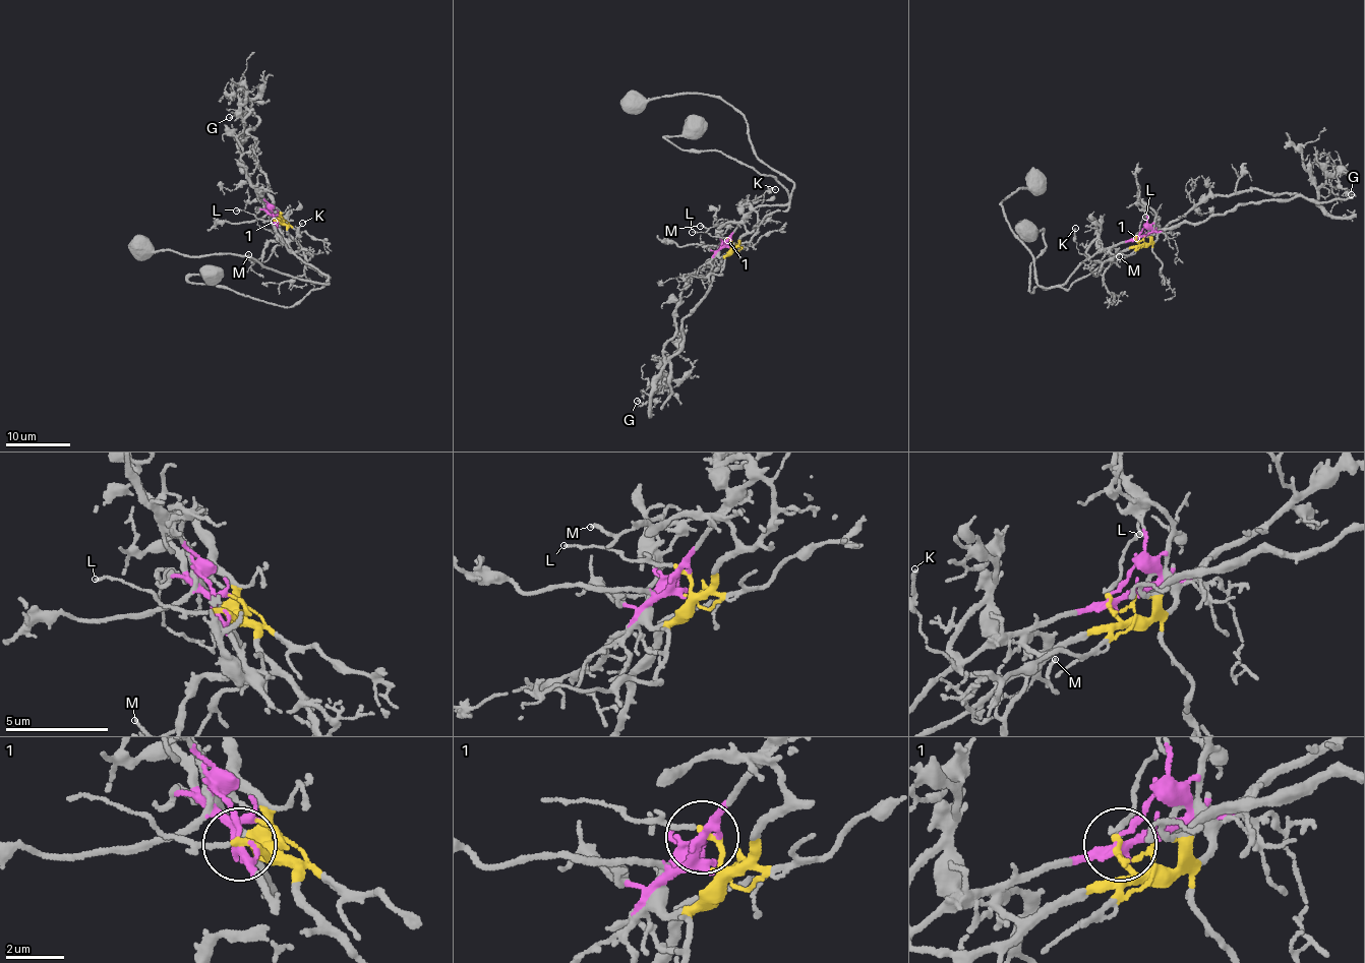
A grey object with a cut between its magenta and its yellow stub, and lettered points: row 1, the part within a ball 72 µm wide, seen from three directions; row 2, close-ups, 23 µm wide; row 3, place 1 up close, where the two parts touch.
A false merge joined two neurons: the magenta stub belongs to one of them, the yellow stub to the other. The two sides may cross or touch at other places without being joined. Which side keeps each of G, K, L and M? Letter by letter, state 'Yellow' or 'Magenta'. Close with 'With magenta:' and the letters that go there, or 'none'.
G: Yellow
K: Yellow
L: Yellow
M: Yellow
With magenta: none

